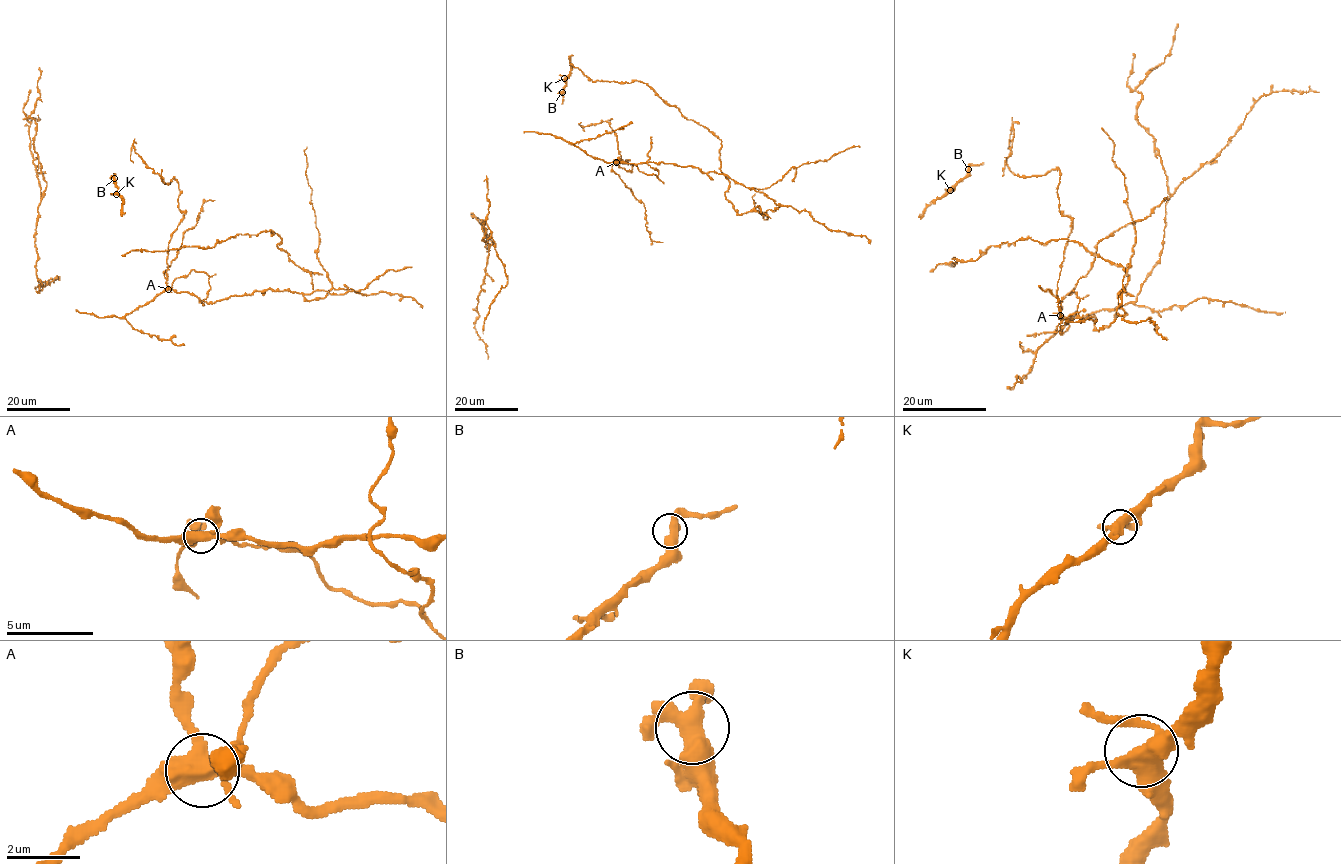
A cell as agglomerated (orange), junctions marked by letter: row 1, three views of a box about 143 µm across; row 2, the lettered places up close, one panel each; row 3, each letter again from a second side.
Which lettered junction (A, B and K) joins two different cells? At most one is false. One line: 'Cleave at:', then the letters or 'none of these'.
Cleave at: A

